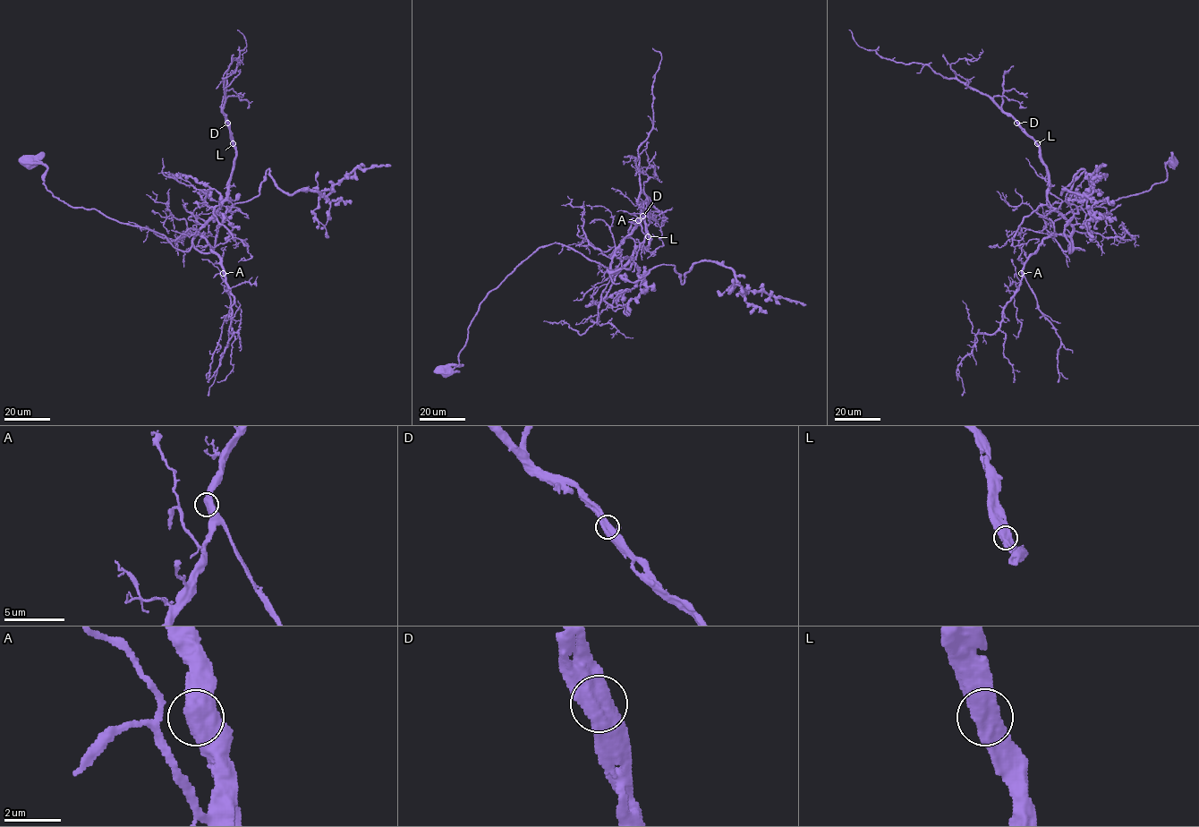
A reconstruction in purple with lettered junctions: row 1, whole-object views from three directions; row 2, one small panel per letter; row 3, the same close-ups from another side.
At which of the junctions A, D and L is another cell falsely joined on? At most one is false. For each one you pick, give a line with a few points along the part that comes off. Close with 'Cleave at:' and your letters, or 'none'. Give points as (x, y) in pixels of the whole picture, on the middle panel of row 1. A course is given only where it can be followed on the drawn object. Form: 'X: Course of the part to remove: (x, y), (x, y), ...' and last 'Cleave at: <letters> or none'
Cleave at: none

